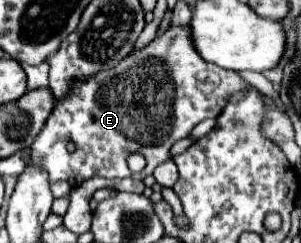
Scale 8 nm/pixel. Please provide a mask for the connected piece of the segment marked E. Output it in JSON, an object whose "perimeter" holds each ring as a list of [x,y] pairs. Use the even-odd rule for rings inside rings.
{"perimeter":[[[185,26],[185,28],[169,28],[167,32],[157,34],[157,38],[155,38],[149,46],[145,46],[143,50],[133,52],[133,54],[129,54],[127,58],[123,58],[123,60],[121,60],[115,68],[111,68],[111,70],[103,70],[103,72],[99,72],[99,74],[91,76],[91,78],[89,78],[89,80],[85,80],[85,82],[77,82],[77,84],[73,86],[73,90],[71,90],[71,94],[69,94],[67,98],[57,100],[57,104],[55,104],[55,108],[53,108],[53,112],[51,112],[51,116],[49,116],[47,124],[43,126],[41,134],[37,136],[37,140],[31,144],[27,164],[43,168],[43,170],[49,174],[49,182],[51,182],[51,184],[53,184],[53,182],[57,182],[57,180],[65,180],[65,182],[69,182],[73,188],[77,188],[83,180],[93,178],[93,176],[103,176],[103,178],[135,178],[135,180],[143,180],[145,176],[153,174],[153,170],[155,170],[161,162],[165,162],[165,160],[169,160],[169,158],[171,158],[169,148],[171,148],[177,140],[187,138],[187,136],[189,136],[189,132],[191,132],[191,130],[193,130],[193,128],[195,128],[201,120],[207,120],[207,118],[217,118],[217,114],[219,114],[219,112],[221,112],[221,108],[227,104],[227,100],[229,100],[235,92],[239,92],[239,90],[243,90],[243,88],[247,88],[247,86],[249,86],[249,84],[247,84],[245,80],[241,80],[235,72],[231,72],[231,70],[223,70],[223,68],[219,68],[219,66],[215,66],[215,64],[207,64],[207,62],[205,62],[205,60],[203,60],[203,58],[195,52],[195,46],[191,44],[191,36],[189,36],[187,32],[189,32],[189,28],[187,28],[187,26]],[[67,142],[73,142],[73,144],[75,144],[75,150],[73,150],[73,152],[69,152],[69,150],[67,150]],[[131,152],[141,152],[141,154],[147,158],[147,166],[145,166],[139,174],[133,174],[131,170],[127,170],[127,156],[129,156]]]}

